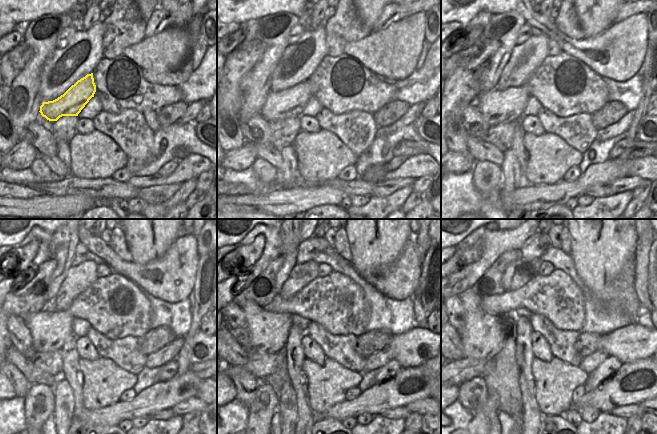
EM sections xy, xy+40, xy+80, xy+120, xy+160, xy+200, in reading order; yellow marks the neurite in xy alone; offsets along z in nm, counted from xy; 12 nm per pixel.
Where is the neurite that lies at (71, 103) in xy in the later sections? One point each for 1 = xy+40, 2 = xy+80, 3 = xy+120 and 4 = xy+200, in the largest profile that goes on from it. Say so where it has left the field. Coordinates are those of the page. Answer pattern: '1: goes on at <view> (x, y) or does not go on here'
1: goes on at xy+40 (286, 103)
2: goes on at xy+80 (497, 106)
3: goes on at xy+120 (49, 330)
4: goes on at xy+200 (484, 337)

